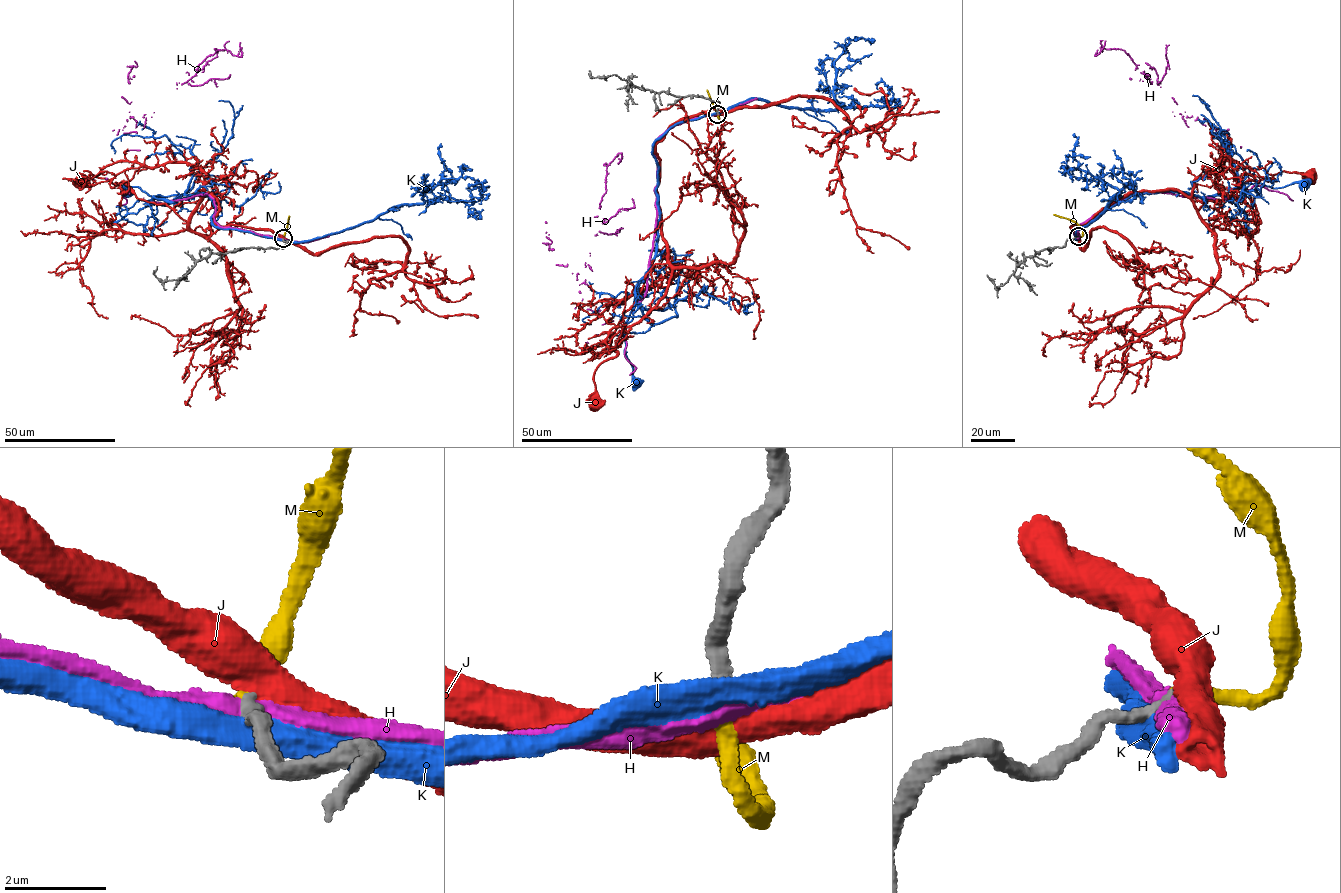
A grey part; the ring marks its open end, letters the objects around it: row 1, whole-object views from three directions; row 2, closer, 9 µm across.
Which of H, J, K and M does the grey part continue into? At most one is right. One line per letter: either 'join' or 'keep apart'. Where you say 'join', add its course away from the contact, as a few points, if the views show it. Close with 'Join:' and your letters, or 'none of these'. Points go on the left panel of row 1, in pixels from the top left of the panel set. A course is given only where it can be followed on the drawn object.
H: keep apart
J: keep apart
K: keep apart
M: join; it runs (282, 238), (289, 216)
Join: M

